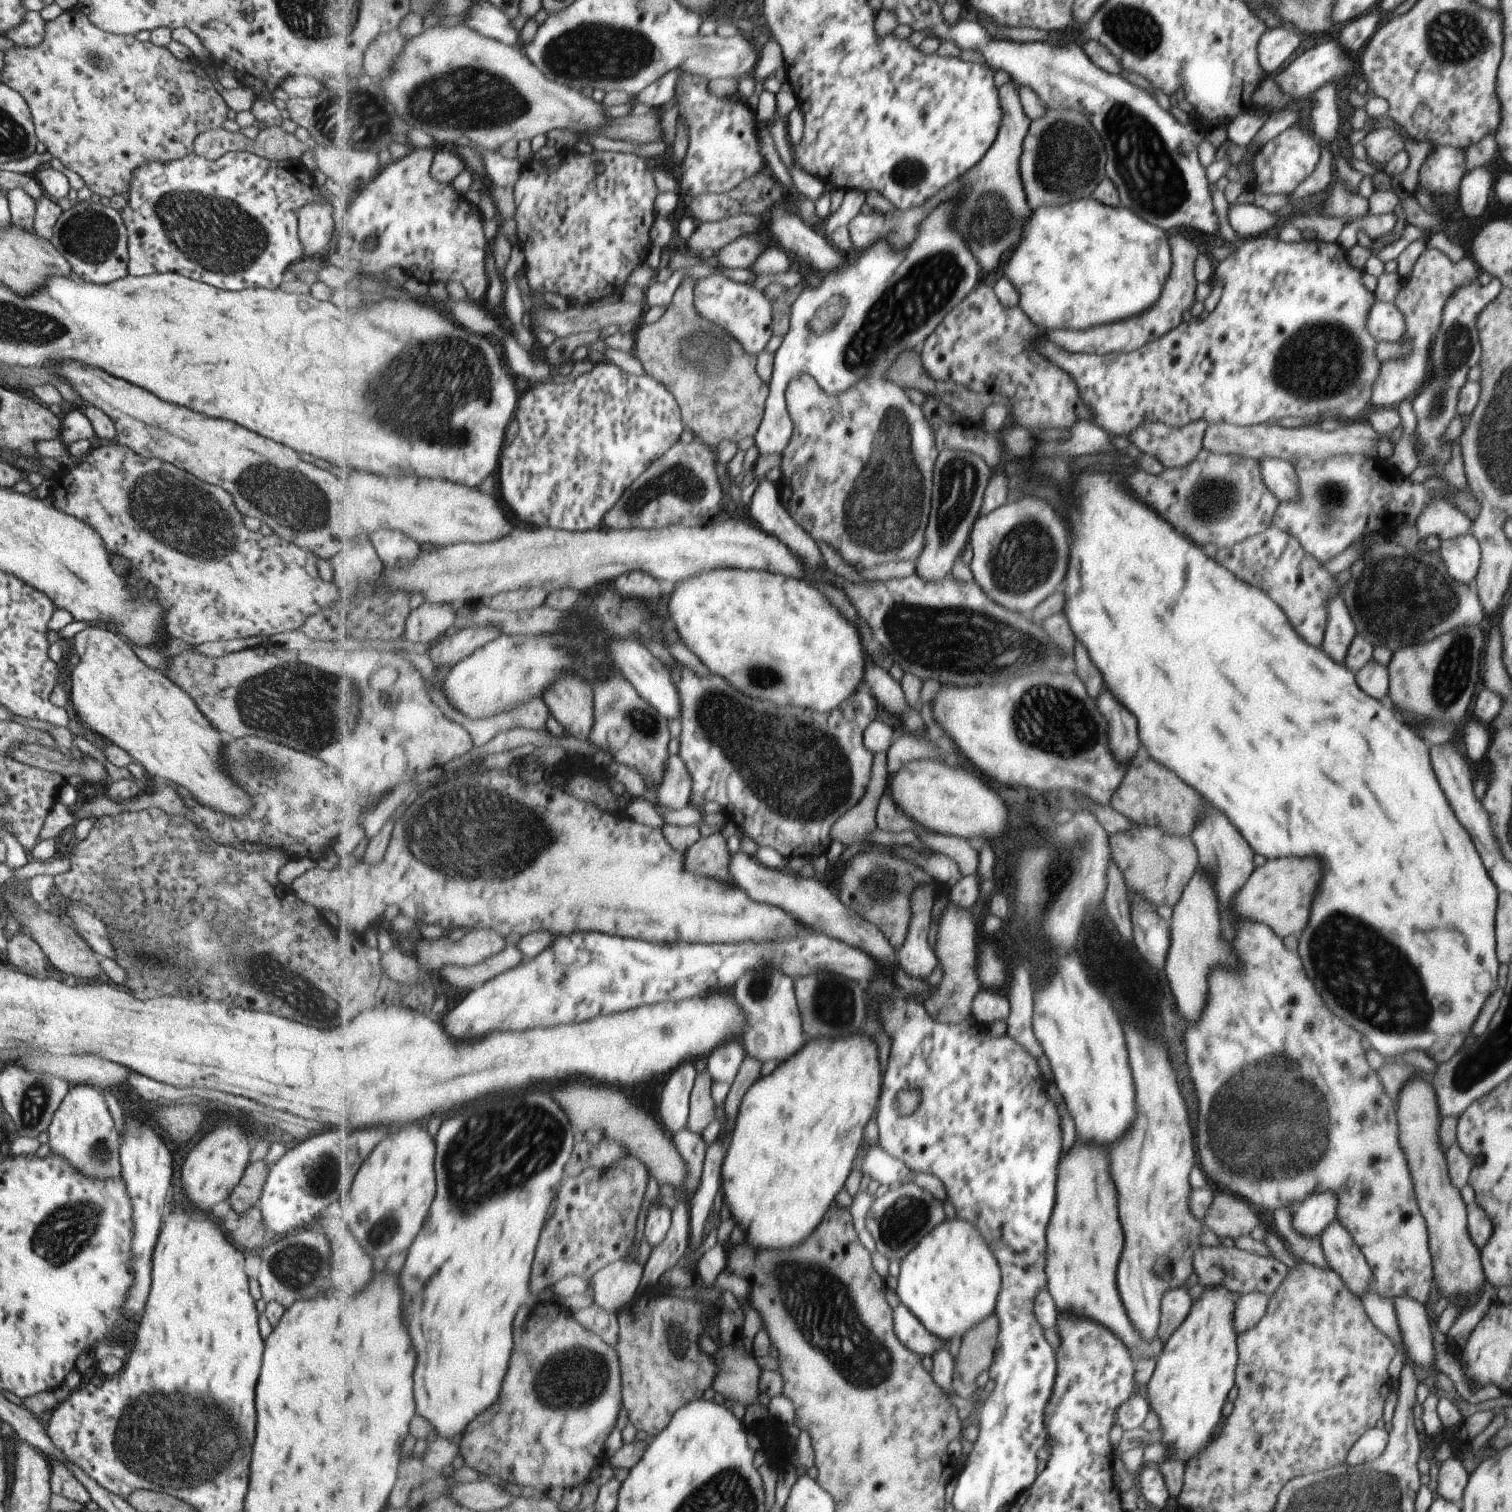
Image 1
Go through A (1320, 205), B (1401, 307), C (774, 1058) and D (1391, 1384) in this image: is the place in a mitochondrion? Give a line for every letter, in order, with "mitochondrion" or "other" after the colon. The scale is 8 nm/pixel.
A: other
B: other
C: other
D: other

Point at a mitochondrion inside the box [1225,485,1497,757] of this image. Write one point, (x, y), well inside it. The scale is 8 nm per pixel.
(1397, 600)

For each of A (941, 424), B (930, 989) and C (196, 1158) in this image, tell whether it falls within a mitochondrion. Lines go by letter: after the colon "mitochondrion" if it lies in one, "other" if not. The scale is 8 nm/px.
A: other
B: other
C: other

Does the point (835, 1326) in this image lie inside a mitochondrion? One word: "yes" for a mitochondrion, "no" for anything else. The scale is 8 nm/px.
yes

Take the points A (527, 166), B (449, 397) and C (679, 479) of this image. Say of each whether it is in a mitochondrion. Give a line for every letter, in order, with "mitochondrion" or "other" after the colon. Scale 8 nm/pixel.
A: other
B: mitochondrion
C: mitochondrion

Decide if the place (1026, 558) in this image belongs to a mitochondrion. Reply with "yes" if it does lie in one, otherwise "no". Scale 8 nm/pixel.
yes

